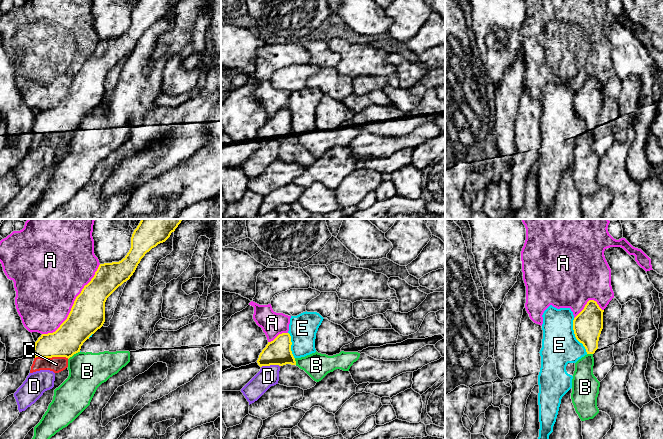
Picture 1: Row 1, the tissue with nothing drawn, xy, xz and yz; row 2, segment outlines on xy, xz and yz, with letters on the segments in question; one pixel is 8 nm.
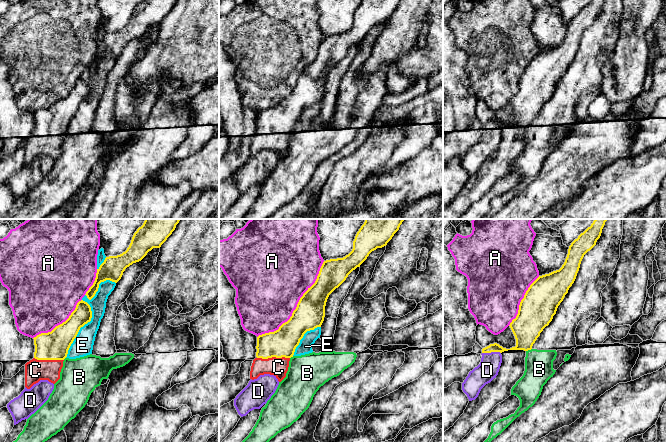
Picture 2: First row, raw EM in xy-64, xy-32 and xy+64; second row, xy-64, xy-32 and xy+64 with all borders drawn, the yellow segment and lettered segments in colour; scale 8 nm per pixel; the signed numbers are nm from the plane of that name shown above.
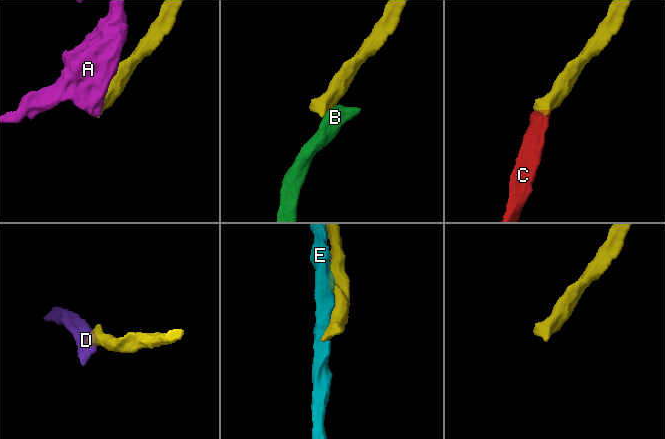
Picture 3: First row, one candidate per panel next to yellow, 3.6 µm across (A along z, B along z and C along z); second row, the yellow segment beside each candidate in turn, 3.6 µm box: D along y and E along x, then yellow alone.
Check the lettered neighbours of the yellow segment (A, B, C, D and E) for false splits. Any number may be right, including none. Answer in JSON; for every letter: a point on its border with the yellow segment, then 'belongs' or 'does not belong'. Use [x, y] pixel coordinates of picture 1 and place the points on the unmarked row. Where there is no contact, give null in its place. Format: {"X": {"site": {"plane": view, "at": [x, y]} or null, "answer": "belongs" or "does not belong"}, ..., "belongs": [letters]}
{"A": {"site": {"plane": "xy", "at": [73, 80]}, "answer": "does not belong"}, "B": {"site": {"plane": "xy", "at": [73, 130]}, "answer": "does not belong"}, "C": {"site": {"plane": "xy", "at": [51, 133]}, "answer": "belongs"}, "D": {"site": {"plane": "xz", "at": [270, 140]}, "answer": "does not belong"}, "E": {"site": {"plane": "yz", "at": [575, 112]}, "answer": "does not belong"}, "belongs": ["C"]}

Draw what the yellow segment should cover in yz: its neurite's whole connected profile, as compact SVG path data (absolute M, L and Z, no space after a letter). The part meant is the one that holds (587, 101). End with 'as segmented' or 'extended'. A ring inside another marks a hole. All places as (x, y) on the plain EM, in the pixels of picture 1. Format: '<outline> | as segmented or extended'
M589 76L573 96L575 113L583 120L587 130L594 130L598 125L598 117L603 105L603 88L596 77Z | as segmented

